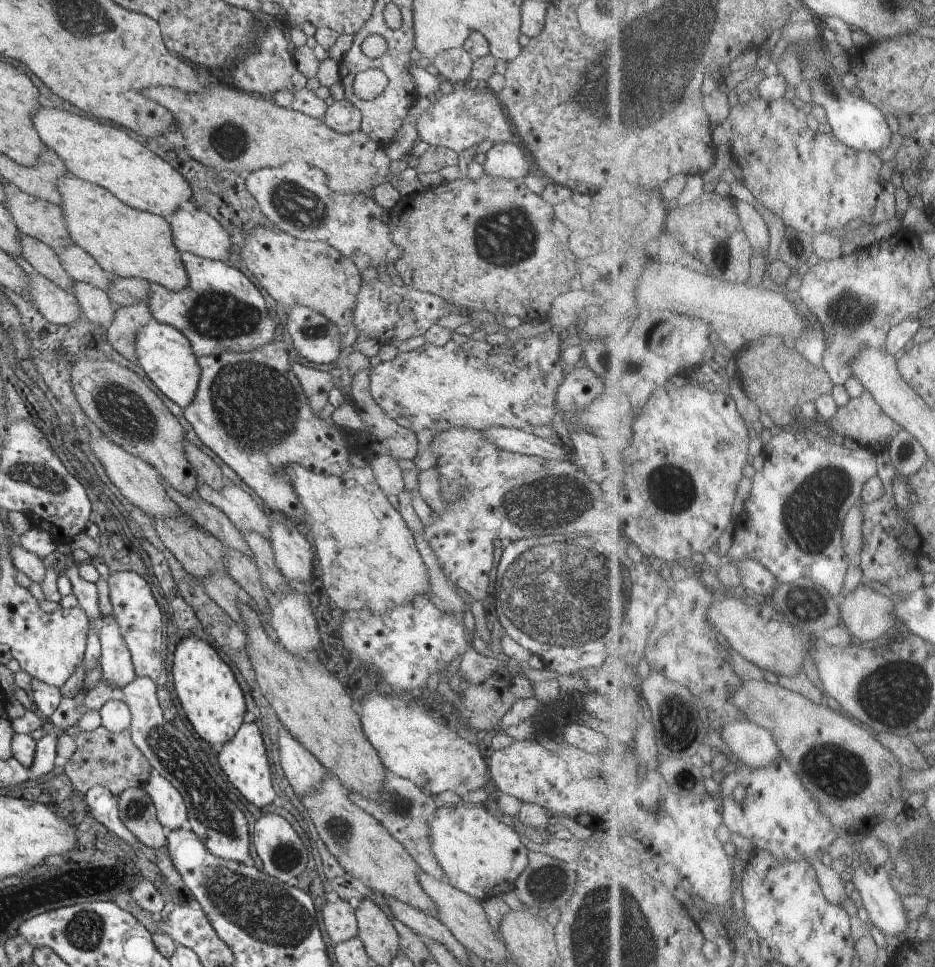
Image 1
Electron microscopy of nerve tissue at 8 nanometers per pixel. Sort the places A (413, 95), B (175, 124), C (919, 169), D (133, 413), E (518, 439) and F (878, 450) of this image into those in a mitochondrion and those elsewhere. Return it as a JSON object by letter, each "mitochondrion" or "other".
{"A":"other","B":"other","C":"other","D":"mitochondrion","E":"other","F":"other"}

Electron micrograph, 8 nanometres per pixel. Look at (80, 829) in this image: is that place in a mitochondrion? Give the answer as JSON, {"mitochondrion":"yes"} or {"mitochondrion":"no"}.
{"mitochondrion":"no"}

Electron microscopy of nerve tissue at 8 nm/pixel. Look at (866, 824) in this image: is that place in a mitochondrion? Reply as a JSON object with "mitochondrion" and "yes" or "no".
{"mitochondrion":"no"}

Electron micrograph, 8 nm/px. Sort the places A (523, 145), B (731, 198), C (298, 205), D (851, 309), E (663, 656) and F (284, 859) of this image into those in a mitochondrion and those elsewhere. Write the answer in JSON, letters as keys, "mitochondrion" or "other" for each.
{"A":"other","B":"other","C":"mitochondrion","D":"mitochondrion","E":"other","F":"mitochondrion"}

